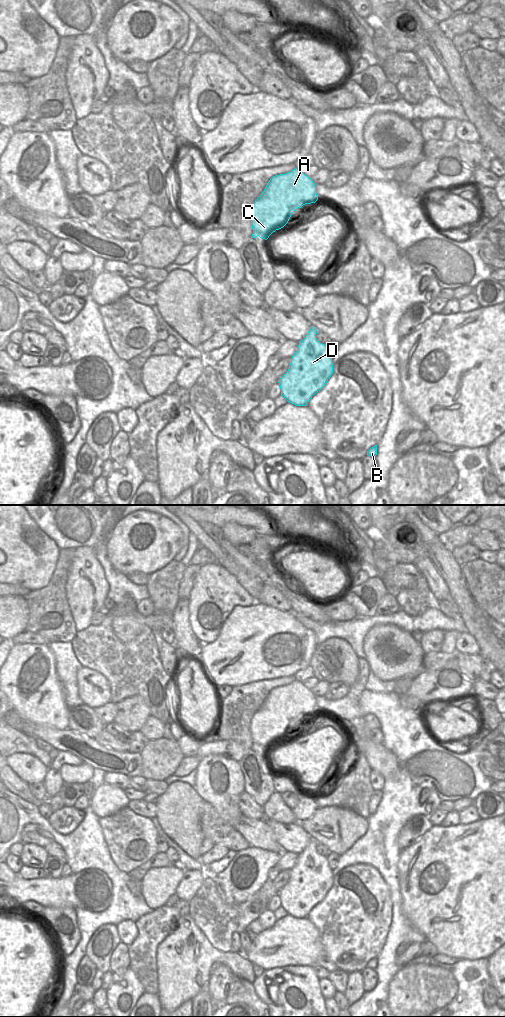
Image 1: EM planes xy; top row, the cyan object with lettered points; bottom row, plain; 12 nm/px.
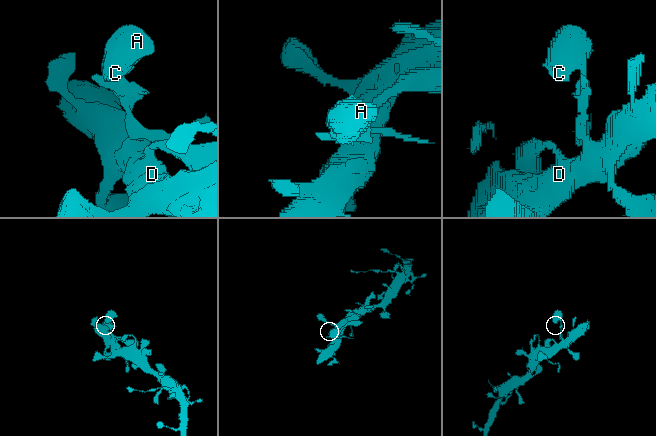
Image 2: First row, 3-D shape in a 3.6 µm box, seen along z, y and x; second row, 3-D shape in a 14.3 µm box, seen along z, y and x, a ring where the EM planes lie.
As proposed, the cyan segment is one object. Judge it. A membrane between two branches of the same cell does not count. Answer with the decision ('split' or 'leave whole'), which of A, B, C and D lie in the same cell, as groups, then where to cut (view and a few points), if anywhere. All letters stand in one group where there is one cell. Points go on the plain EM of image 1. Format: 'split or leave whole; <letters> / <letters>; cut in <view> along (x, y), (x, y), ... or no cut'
leave whole; A B C D; no cut

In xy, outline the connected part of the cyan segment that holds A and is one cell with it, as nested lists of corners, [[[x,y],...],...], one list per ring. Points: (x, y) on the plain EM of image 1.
[[[295,680],[286,686],[273,688],[251,719],[250,731],[253,741],[251,750],[259,748],[261,751],[267,752],[273,744],[288,735],[296,721],[305,716],[315,715],[317,712],[316,698],[302,682]]]

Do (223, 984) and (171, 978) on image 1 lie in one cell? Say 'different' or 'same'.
different

